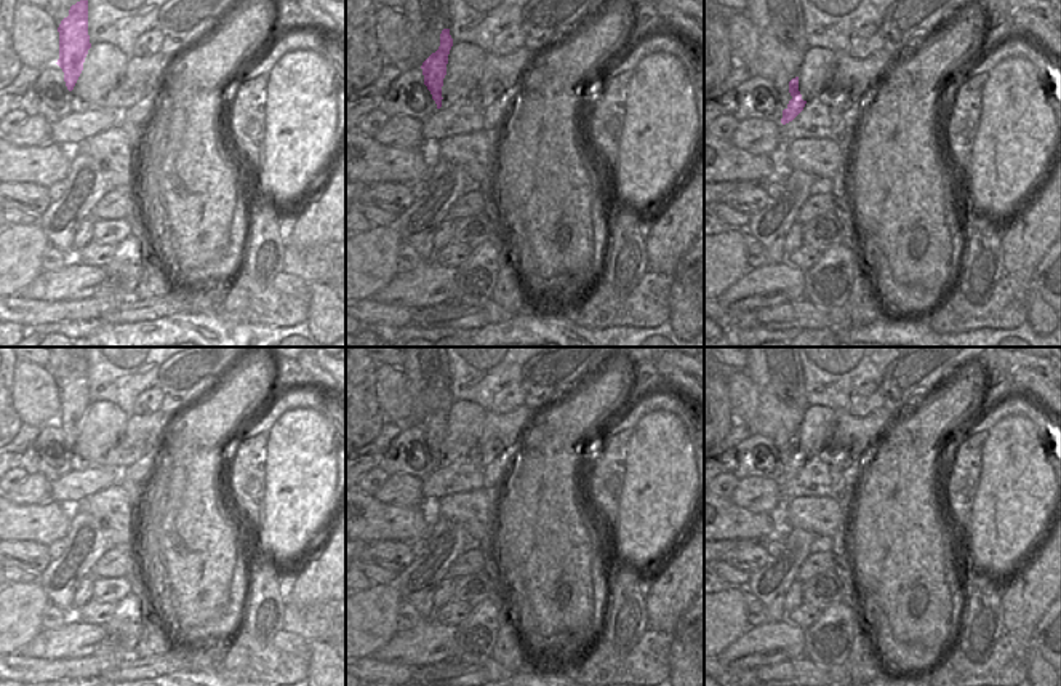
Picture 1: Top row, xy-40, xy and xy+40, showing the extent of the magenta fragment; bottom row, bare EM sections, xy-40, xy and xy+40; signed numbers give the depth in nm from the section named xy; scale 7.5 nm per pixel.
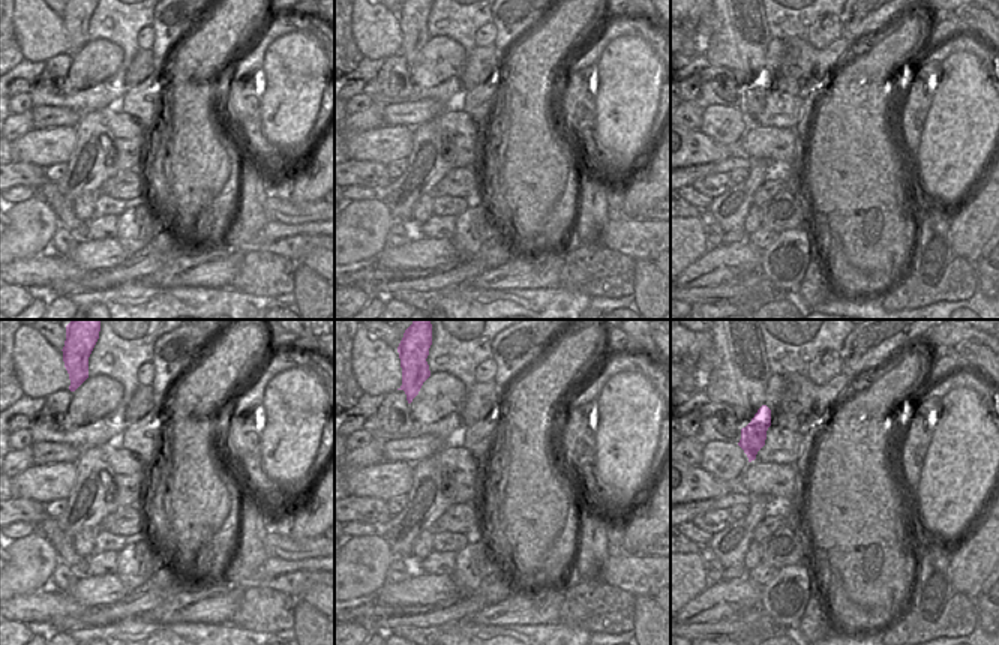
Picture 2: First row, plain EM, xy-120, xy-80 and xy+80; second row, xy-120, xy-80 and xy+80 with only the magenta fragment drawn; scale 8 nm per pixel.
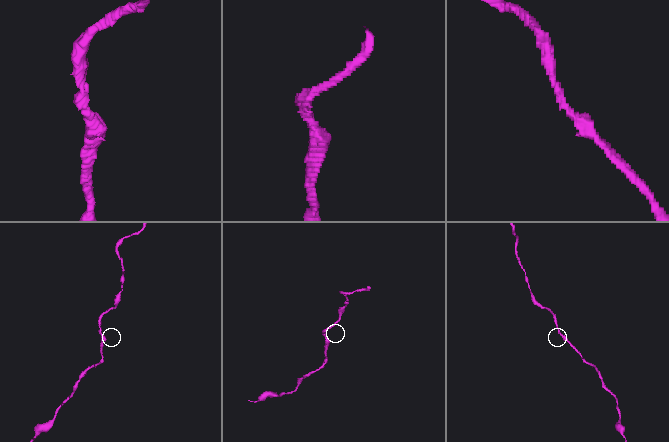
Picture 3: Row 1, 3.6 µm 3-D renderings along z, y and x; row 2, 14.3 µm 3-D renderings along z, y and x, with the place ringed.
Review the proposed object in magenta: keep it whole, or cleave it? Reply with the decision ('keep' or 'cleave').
keep

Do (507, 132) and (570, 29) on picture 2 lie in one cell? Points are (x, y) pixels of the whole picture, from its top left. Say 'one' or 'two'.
one

